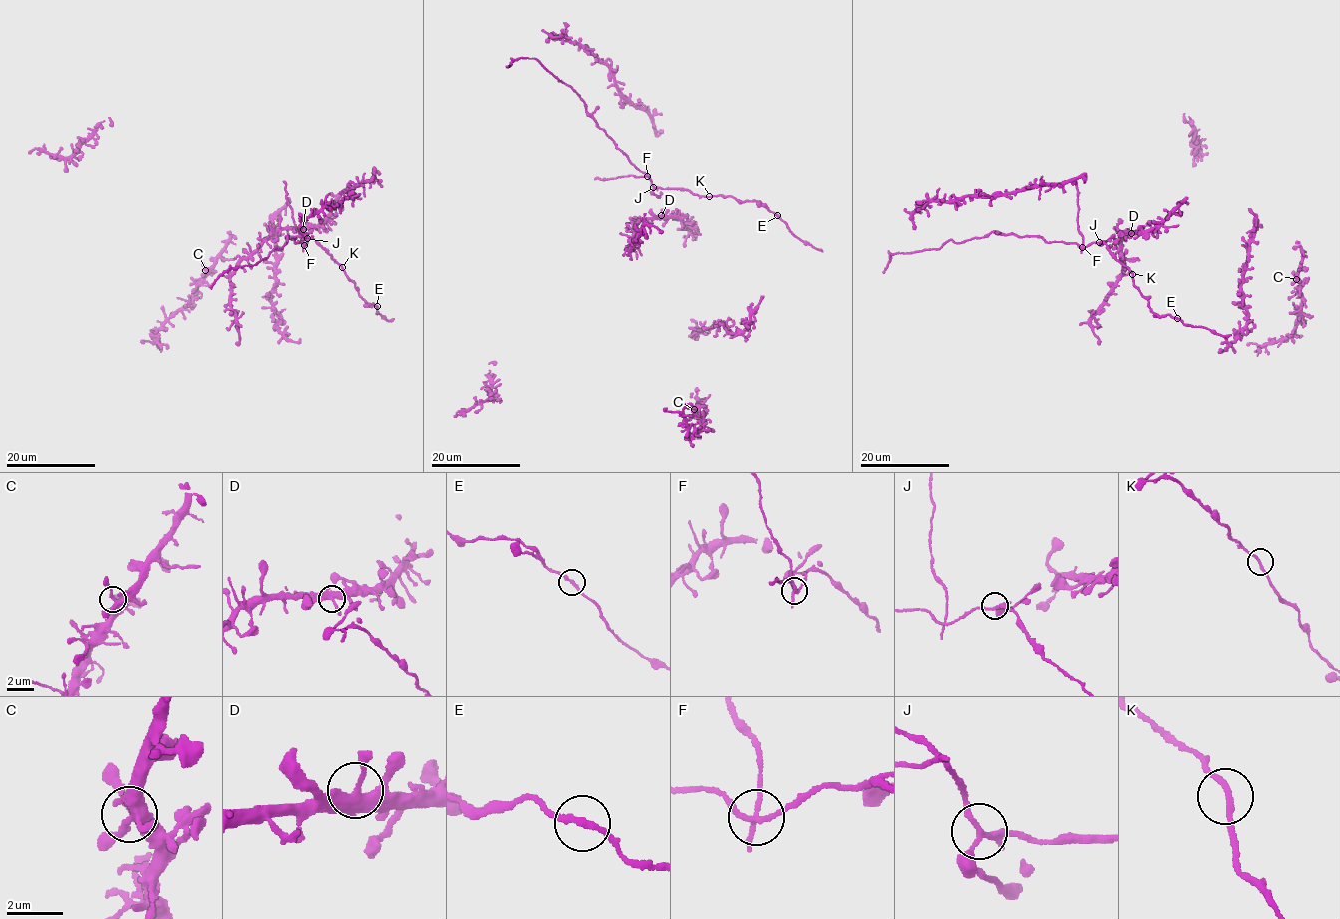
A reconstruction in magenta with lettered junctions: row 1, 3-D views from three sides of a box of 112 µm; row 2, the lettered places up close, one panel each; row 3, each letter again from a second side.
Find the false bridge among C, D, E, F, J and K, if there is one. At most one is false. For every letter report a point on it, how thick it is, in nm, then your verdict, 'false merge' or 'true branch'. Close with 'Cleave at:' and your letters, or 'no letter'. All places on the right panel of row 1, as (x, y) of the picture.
C: place (1296, 279); calibre 200 nm; true branch
D: place (1131, 233); calibre 360 nm; true branch
E: place (1177, 318); calibre 200 nm; true branch
F: place (1082, 247); calibre 180 nm; false merge
J: place (1099, 242); calibre 180 nm; true branch
K: place (1132, 274); calibre 190 nm; true branch
Cleave at: F

